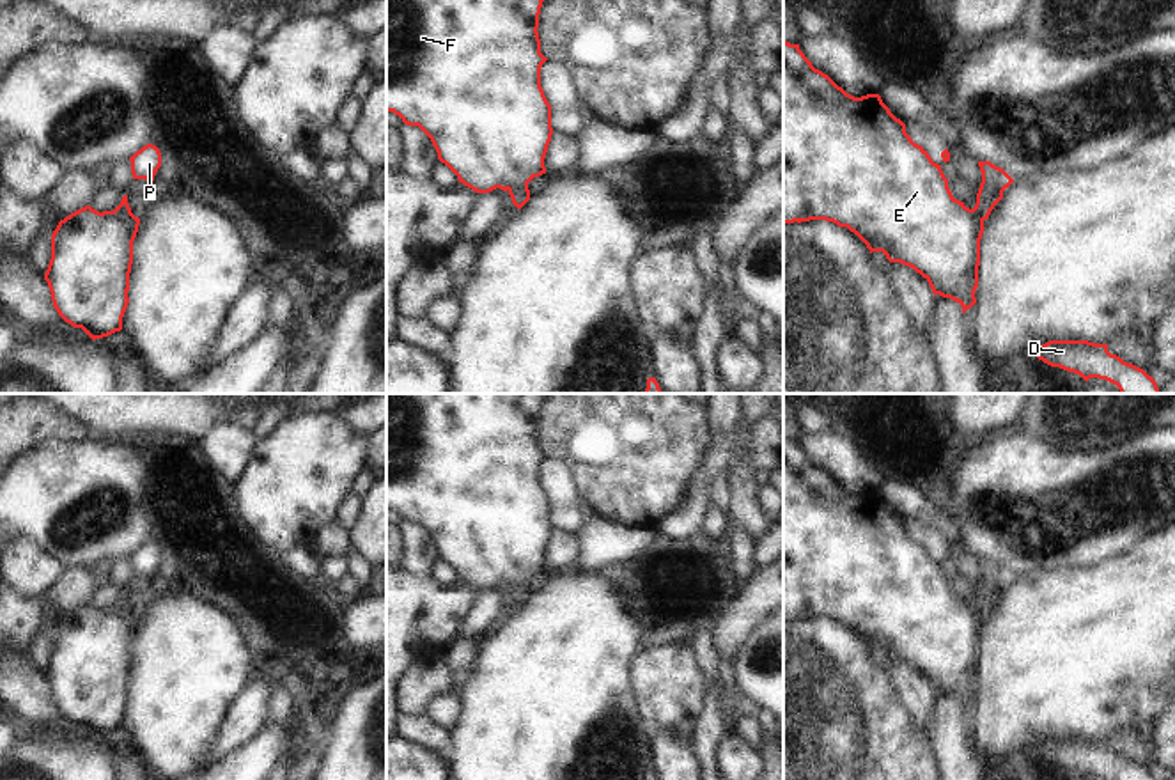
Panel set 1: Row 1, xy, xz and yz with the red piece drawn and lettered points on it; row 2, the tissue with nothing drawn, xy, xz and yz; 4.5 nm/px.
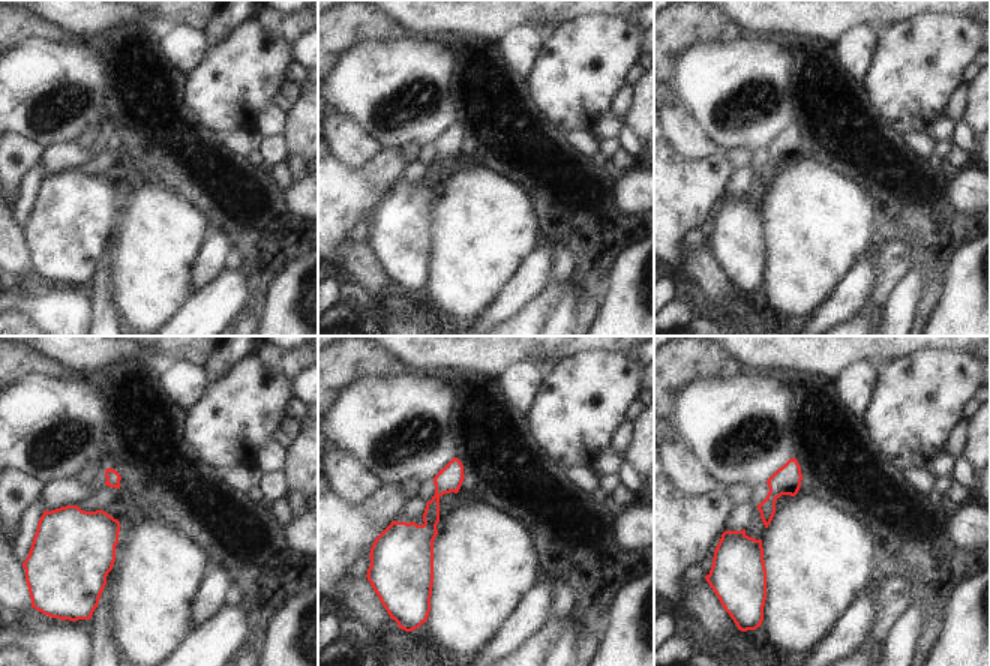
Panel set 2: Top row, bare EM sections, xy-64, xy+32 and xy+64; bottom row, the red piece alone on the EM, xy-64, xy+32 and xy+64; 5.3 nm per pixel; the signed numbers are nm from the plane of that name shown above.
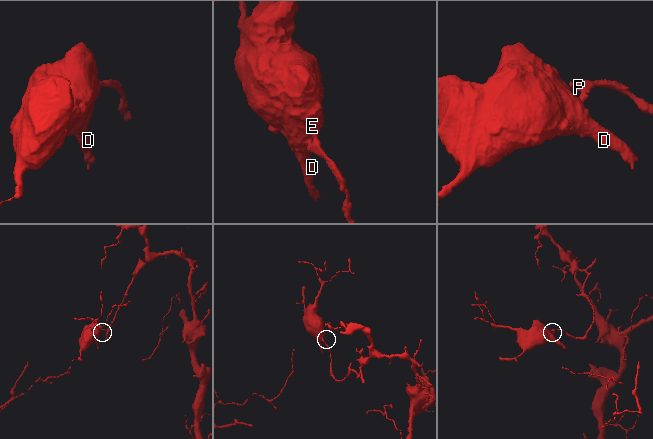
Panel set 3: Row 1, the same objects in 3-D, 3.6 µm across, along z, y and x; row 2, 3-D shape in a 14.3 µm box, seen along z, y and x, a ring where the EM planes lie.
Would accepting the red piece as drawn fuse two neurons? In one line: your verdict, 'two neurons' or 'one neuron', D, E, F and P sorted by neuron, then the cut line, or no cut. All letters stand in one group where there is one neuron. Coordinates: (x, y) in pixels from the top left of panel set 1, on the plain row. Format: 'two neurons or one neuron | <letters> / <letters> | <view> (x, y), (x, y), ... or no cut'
two neurons | D E F / P | xy (114, 607), (132, 612)

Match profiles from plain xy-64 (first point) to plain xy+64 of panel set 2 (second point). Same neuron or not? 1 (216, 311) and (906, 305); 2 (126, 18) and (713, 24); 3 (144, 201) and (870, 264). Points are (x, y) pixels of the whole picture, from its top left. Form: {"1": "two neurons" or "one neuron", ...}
{"1": "two neurons", "2": "two neurons", "3": "two neurons"}

